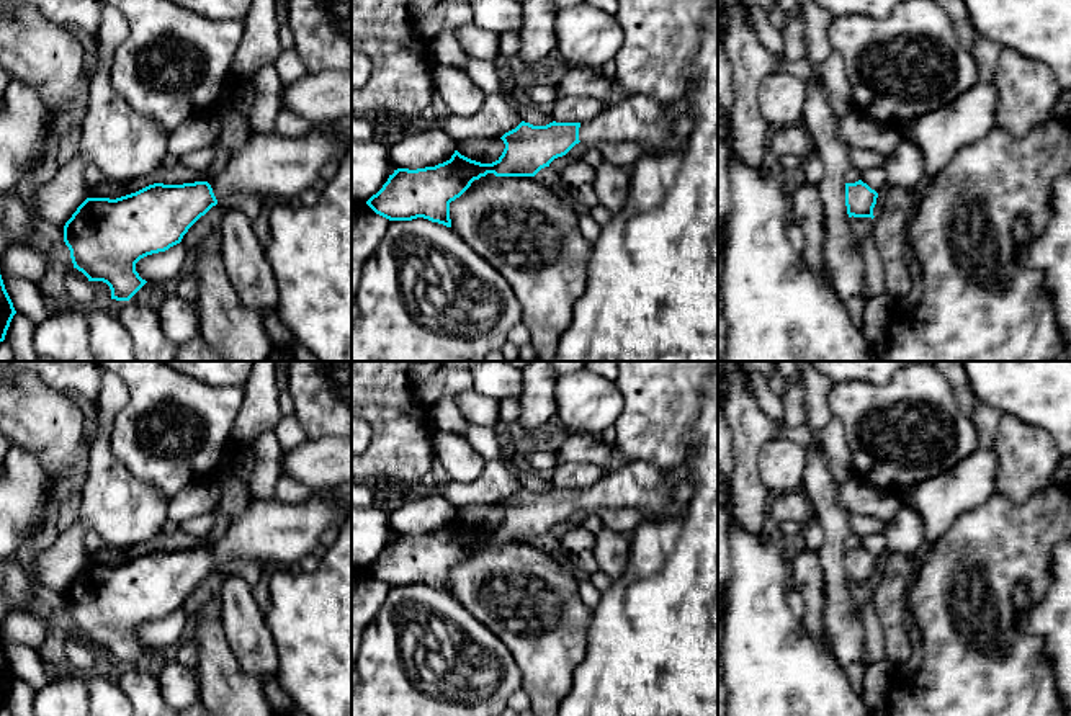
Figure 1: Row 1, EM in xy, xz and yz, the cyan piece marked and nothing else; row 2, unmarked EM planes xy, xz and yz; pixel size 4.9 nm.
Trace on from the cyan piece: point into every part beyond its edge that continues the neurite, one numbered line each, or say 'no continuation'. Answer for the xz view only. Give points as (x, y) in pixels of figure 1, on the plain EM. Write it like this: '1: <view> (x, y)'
1: xz (641, 486)

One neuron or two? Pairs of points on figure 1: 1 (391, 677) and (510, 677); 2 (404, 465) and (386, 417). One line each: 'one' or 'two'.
1: one
2: one

